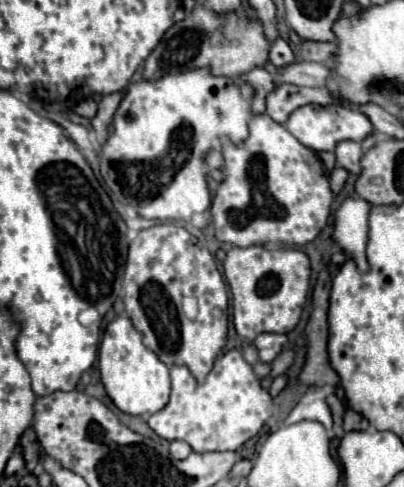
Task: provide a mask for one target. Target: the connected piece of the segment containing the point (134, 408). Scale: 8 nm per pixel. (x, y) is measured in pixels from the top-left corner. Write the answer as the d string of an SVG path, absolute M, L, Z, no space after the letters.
M118 316L106 326L100 344L98 368L102 384L118 410L128 414L154 414L166 406L170 396L168 366L144 346L142 334L134 328L128 316Z

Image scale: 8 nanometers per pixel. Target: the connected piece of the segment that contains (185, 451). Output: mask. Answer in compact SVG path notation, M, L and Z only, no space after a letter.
M180 440L170 442L170 454L172 454L174 458L182 460L182 458L186 458L190 452L192 452L192 448L190 448L186 442L180 442Z

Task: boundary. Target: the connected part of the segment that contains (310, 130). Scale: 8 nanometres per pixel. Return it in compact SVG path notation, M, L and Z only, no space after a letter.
M306 104L306 106L294 110L284 126L298 142L302 142L306 148L310 148L314 152L326 152L326 150L332 152L342 140L362 142L372 132L372 124L362 112L358 112L354 108L338 106L338 104L328 104L328 106Z

